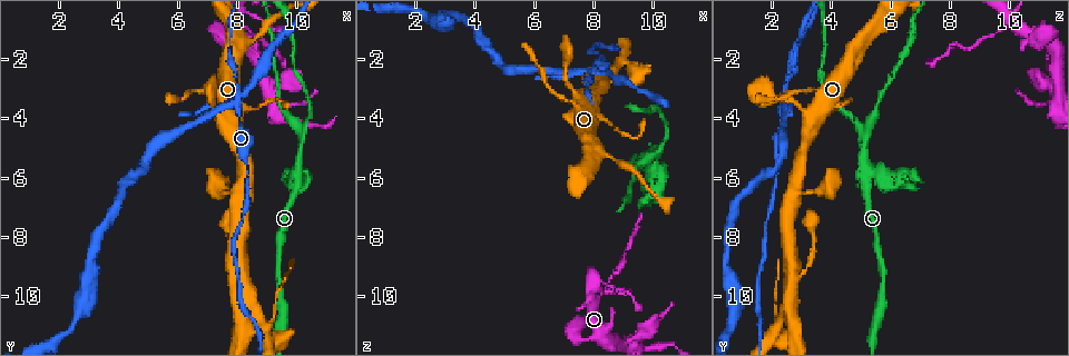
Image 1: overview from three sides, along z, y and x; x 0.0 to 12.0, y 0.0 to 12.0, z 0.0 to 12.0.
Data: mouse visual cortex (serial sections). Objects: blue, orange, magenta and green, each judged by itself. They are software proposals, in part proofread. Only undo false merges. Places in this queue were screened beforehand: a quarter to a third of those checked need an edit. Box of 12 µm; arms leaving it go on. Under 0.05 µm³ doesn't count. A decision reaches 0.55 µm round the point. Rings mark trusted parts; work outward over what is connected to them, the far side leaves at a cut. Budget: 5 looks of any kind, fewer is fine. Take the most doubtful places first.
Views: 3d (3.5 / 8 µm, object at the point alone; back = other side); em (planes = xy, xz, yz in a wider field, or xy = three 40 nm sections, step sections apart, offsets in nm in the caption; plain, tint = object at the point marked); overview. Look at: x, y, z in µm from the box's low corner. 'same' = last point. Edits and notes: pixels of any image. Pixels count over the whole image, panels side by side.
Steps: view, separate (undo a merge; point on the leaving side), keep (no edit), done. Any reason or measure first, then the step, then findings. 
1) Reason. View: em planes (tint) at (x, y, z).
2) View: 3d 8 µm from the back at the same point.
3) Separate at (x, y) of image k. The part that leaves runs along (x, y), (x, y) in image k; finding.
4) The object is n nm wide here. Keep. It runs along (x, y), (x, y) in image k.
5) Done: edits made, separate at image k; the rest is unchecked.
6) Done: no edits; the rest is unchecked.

Four or more arms meet. View: 3d 3.5 µm at (7.9, 3.6, 2.3).

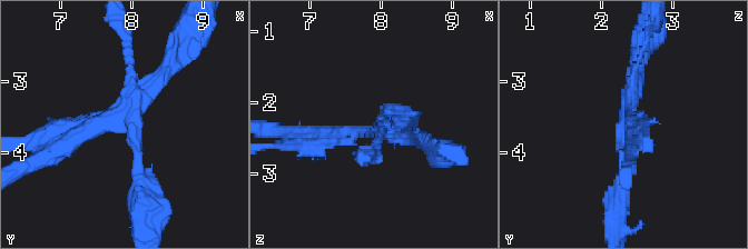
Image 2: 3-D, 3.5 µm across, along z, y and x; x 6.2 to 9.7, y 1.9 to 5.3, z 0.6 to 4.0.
4 arms meet here; the arms are 100, 200, 200, 200 nm wide; shape alone is not enough. View: em xy step 2 (tint) at (7.95, 3.55, 2.35).

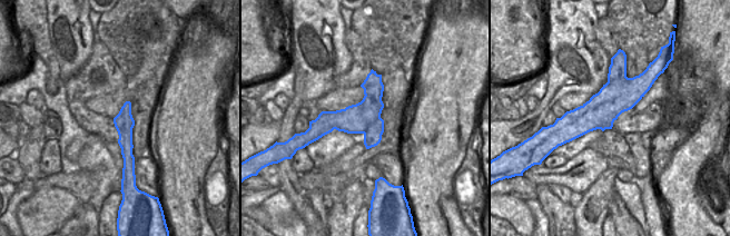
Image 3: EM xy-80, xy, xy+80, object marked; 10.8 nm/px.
Separate at (318, 140) of image 2. The part that leaves runs along (124, 122), (90, 126), (31, 160) in image 2; a second cell is stuck on.

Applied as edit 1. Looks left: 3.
Narrows sharply. View: 3d 3.5 µm at (10.1, 5.8, 5.5).

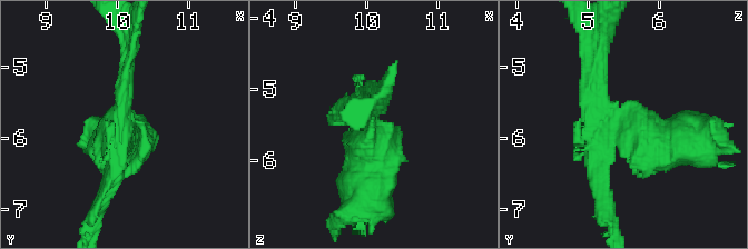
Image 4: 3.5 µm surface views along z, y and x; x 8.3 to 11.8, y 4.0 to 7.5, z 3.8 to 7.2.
View: em xy step 1 (tint) at (10.10, 5.75, 5.50).

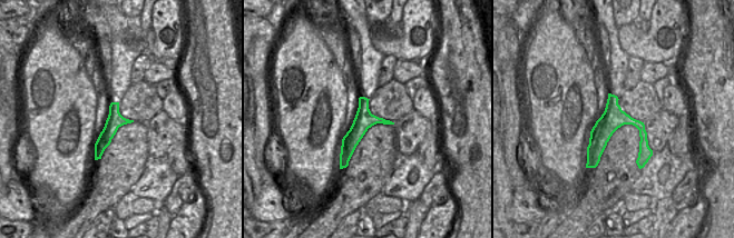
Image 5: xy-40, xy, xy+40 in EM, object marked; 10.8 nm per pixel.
The object is 220 nm wide here. Separate at (637, 170) of image 4. The part that leaves runs along (620, 122), (706, 122) in image 4; two cells meet here.

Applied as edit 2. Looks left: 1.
Done: edits made, separate at image 2, separate at image 4; the rest is unchecked.

